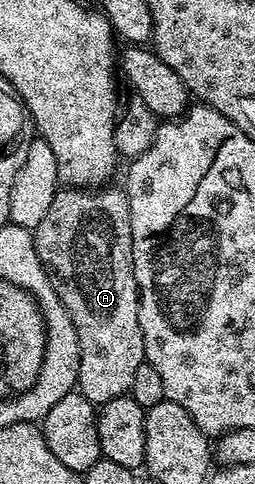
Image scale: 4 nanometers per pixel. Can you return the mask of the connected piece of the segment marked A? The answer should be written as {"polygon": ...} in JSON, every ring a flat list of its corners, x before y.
{"polygon":[[60,188,52,199,52,205,45,212,44,219,33,230,37,255,61,303,65,303,65,311,69,311,69,319,73,319,73,327,77,331,79,344,77,391,96,407,109,403,109,399,128,396,131,392,133,375,145,360,139,322,139,285,135,281,133,267,129,203,122,188,111,188]]}

